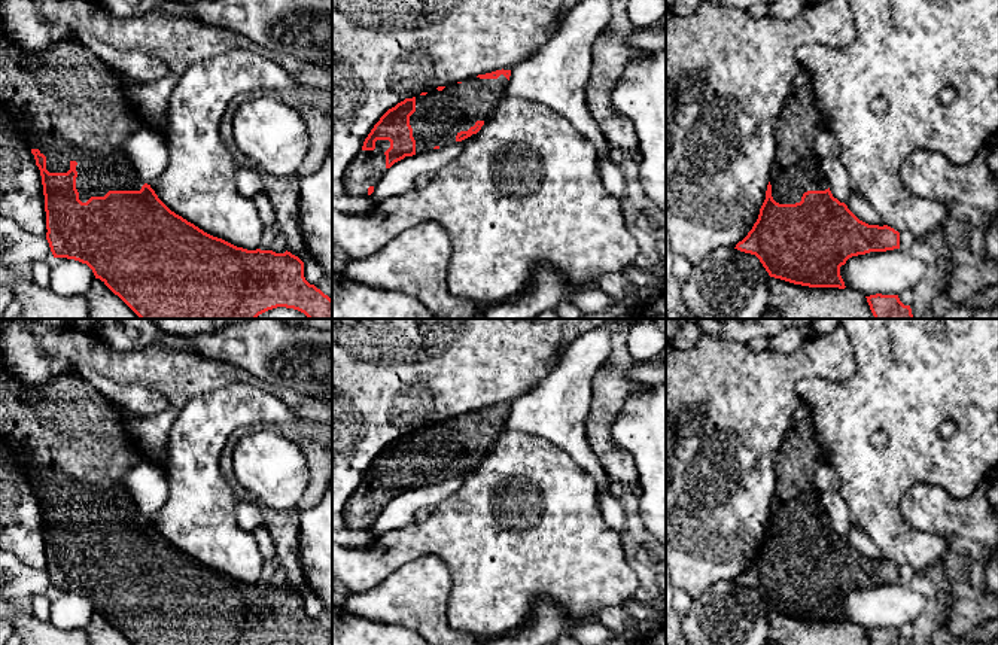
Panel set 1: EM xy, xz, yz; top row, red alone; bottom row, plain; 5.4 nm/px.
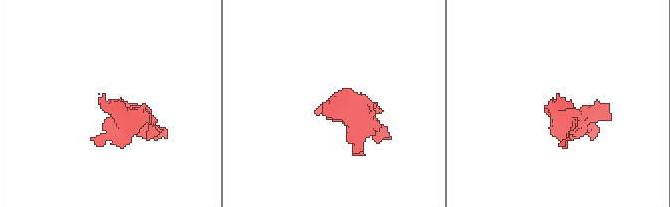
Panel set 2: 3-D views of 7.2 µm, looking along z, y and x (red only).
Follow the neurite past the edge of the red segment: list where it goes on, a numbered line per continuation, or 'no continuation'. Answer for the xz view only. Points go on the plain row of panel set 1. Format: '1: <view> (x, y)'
1: xz (365, 504)

